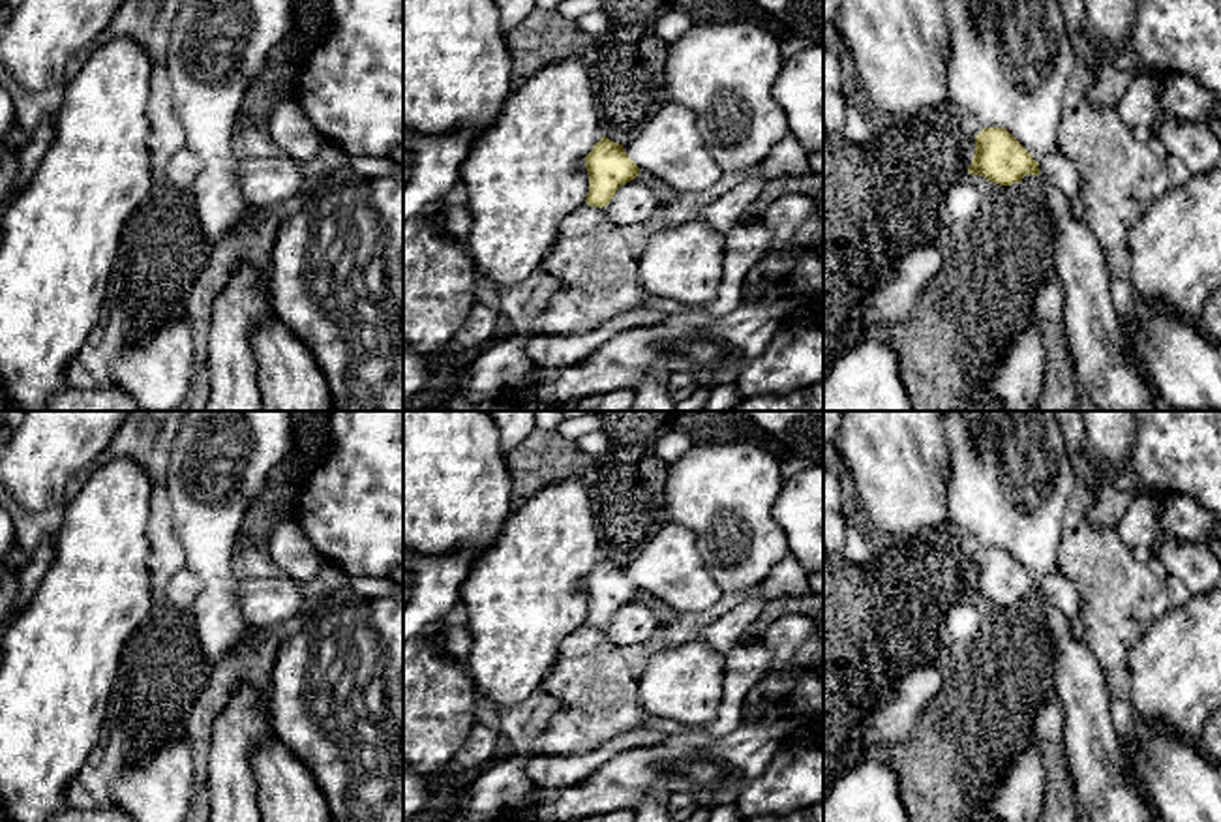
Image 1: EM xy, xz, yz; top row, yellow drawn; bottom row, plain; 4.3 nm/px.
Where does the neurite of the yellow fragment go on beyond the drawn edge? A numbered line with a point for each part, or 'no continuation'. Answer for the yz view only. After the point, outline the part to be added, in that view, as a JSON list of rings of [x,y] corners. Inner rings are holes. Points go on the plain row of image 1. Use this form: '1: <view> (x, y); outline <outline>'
1: yz (1055, 588); outline [[[1052,572],[1039,582],[1039,595],[1054,604],[1065,617],[1078,623],[1082,597],[1078,589],[1062,574]]]

